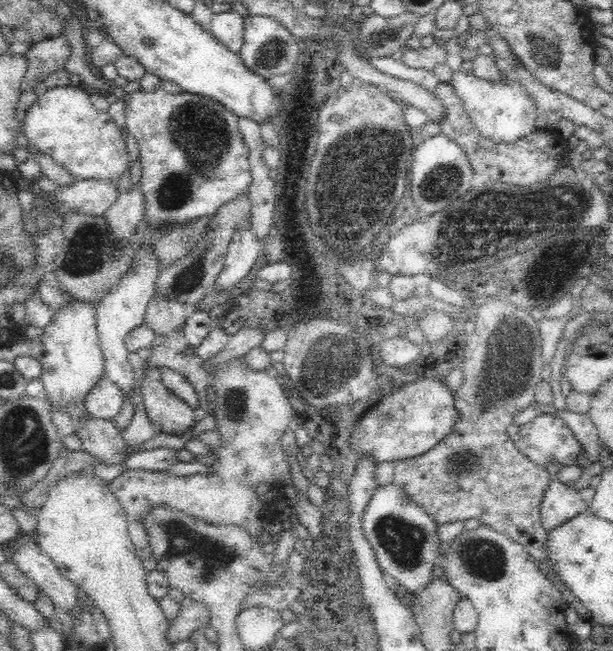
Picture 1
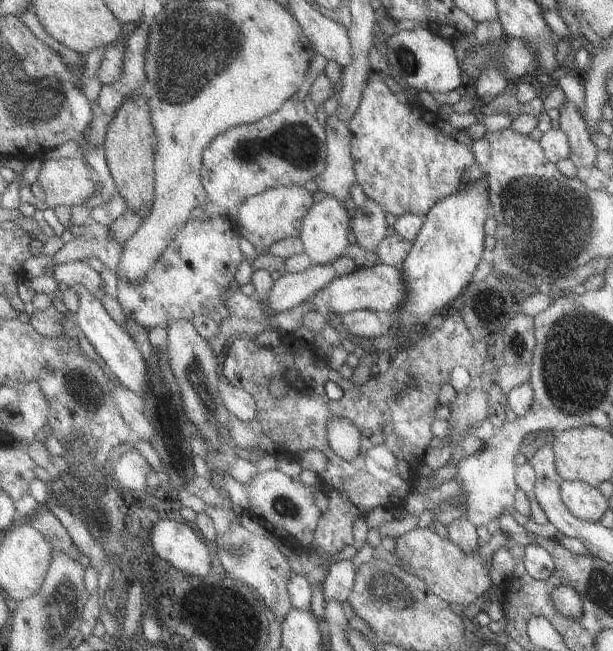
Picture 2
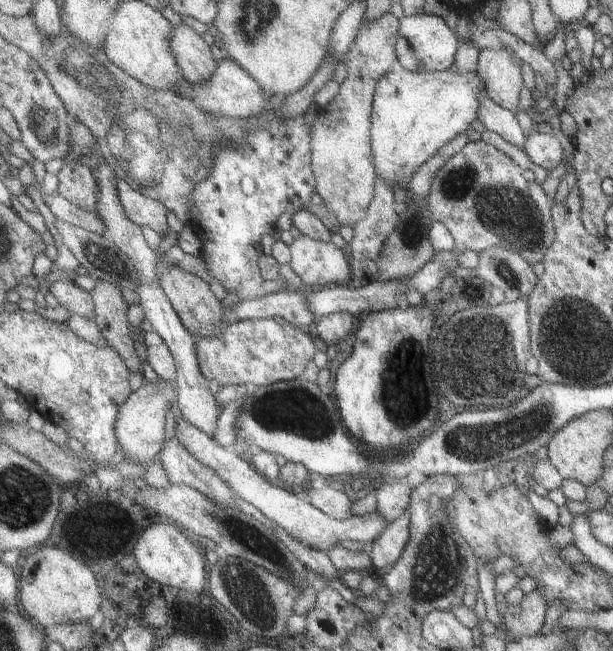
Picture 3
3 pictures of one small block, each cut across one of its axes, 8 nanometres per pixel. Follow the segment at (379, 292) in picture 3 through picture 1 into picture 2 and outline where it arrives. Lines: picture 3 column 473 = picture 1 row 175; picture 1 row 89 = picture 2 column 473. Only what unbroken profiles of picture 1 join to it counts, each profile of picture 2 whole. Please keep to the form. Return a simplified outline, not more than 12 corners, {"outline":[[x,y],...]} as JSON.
{"outline":[[380,74],[351,120],[358,181],[386,213],[464,188],[474,139]]}

